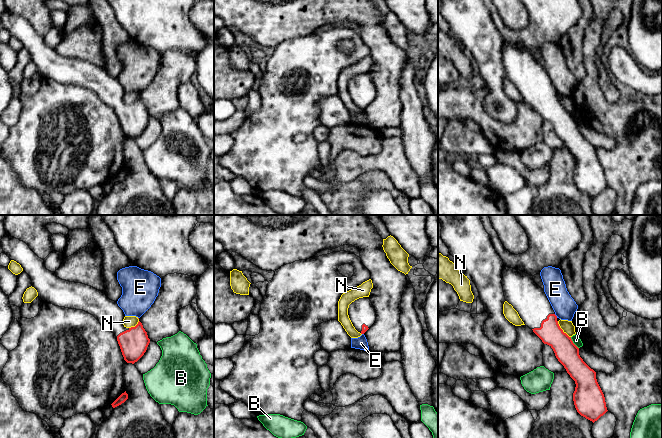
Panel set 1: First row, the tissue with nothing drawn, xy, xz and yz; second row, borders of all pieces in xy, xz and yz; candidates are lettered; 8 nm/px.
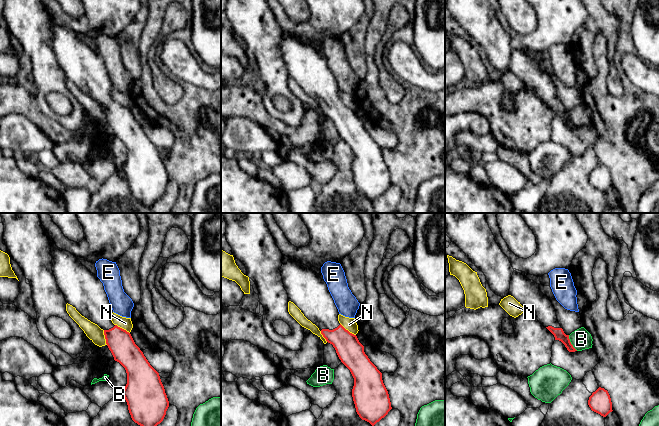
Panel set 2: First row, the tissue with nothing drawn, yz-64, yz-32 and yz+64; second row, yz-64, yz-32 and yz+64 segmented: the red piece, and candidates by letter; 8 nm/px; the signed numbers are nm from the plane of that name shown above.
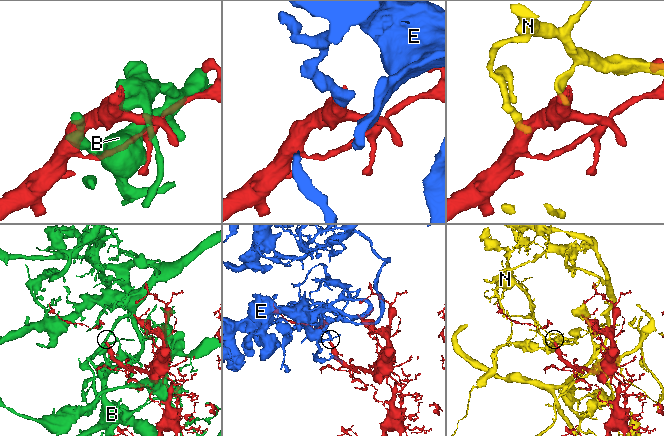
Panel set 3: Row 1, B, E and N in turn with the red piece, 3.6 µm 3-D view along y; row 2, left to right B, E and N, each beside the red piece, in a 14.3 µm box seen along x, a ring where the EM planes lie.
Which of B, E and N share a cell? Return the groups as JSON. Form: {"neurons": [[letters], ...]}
{"neurons": [["B"], ["E"], ["N"]]}

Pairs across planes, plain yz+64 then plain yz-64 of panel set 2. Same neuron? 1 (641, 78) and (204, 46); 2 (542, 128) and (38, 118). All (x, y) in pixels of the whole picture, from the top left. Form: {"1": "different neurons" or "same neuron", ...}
{"1": "different neurons", "2": "same neuron"}

